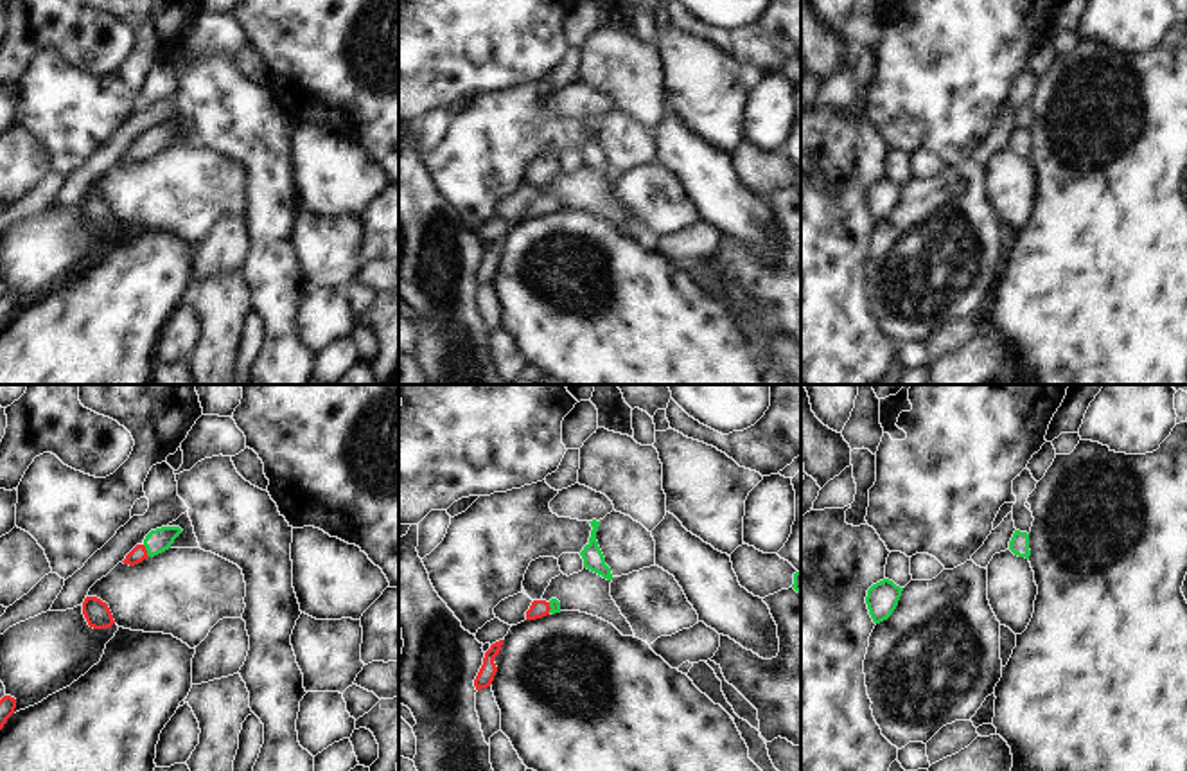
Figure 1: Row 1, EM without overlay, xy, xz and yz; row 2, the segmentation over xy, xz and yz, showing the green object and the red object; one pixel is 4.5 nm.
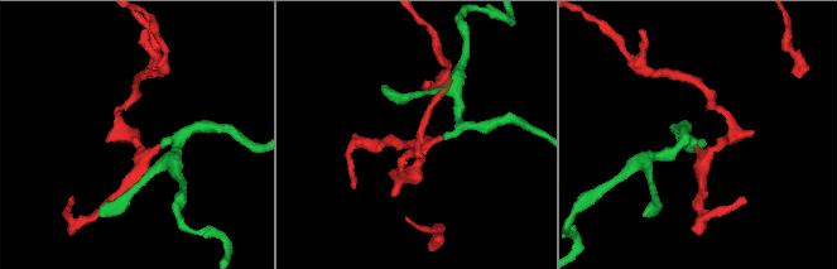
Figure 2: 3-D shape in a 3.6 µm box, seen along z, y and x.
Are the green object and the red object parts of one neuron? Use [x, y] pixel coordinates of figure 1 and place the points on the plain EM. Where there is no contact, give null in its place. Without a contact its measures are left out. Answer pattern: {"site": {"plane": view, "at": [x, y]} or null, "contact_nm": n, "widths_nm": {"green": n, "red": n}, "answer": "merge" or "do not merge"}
{"site": {"plane": "xy", "at": [146, 146]}, "contact_nm": 70, "widths_nm": {"green": 110, "red": 70}, "answer": "merge"}

